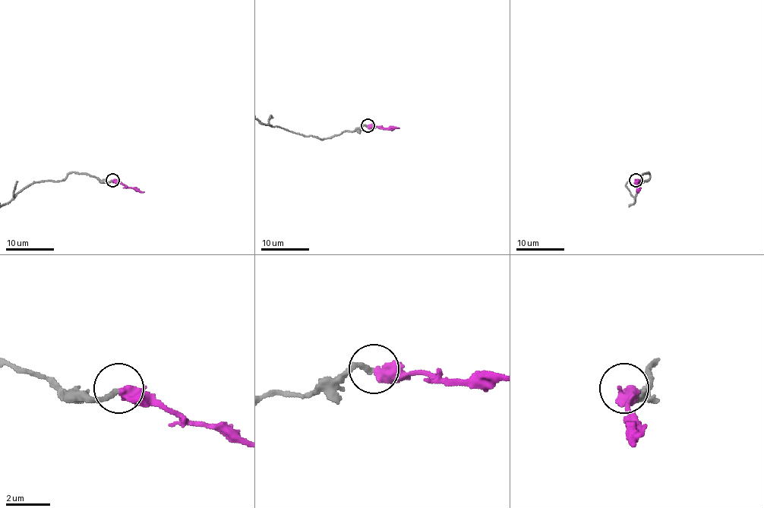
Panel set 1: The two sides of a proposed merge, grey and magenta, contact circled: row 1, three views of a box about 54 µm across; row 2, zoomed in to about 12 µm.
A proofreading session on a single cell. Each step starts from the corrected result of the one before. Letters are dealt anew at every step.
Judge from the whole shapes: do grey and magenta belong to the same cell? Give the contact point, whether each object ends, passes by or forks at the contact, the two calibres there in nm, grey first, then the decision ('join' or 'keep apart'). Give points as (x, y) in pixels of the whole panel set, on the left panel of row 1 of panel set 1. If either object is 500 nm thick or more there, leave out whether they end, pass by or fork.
(112, 180) | grey ends | magenta passes by | 240/360 nm | join

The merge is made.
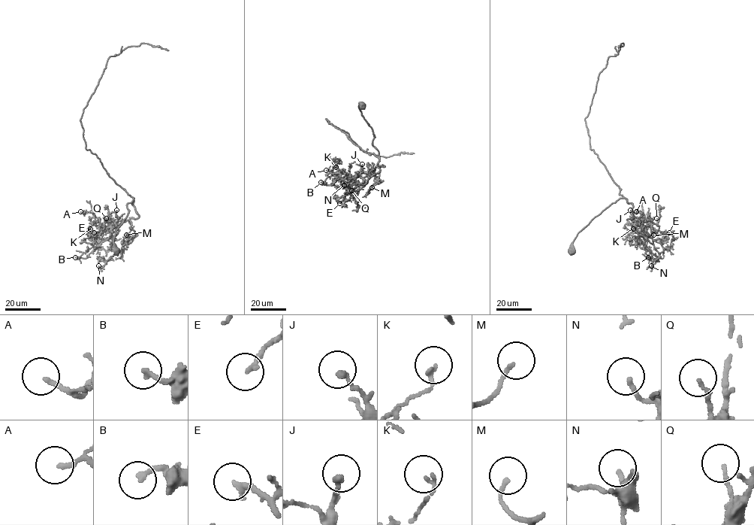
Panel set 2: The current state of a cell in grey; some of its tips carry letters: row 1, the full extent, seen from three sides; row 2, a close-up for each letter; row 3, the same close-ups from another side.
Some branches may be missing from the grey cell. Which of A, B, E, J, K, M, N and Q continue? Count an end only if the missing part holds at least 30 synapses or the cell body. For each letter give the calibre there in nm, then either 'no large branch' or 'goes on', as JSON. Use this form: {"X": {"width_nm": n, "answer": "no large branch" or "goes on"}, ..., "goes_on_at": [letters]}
{"A": {"width_nm": 160, "answer": "no large branch"}, "B": {"width_nm": 180, "answer": "no large branch"}, "E": {"width_nm": 220, "answer": "goes on"}, "J": {"width_nm": 220, "answer": "no large branch"}, "K": {"width_nm": 130, "answer": "no large branch"}, "M": {"width_nm": 140, "answer": "goes on"}, "N": {"width_nm": 160, "answer": "no large branch"}, "Q": {"width_nm": 150, "answer": "no large branch"}, "goes_on_at": ["E", "M"]}

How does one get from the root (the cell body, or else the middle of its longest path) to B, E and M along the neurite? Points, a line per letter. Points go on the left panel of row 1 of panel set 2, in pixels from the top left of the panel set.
B: (116, 250), (116, 230), (134, 198), (131, 204), (138, 216), (116, 225), (88, 257), (75, 257)
E: (116, 250), (116, 230), (134, 198), (131, 204), (138, 216), (122, 222), (111, 241), (100, 239), (94, 232)
M: (116, 250), (116, 230), (134, 198), (131, 204), (138, 216), (130, 219), (133, 235), (126, 235)

